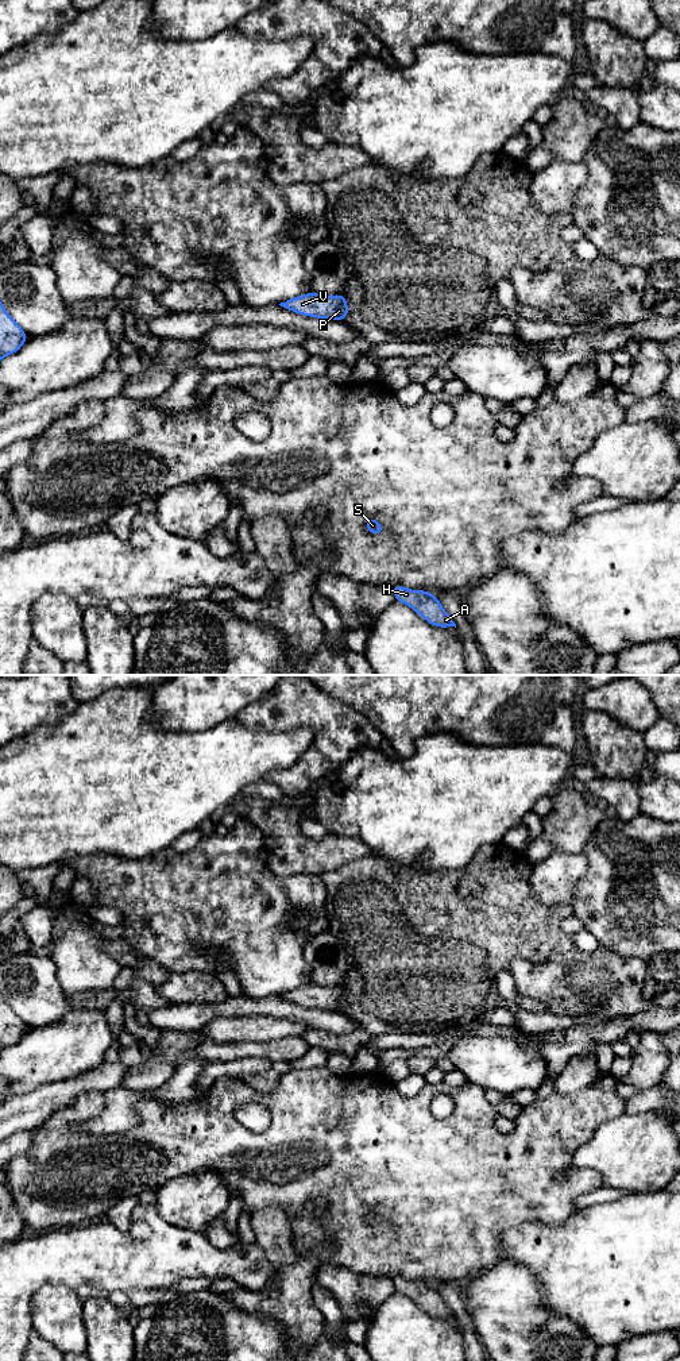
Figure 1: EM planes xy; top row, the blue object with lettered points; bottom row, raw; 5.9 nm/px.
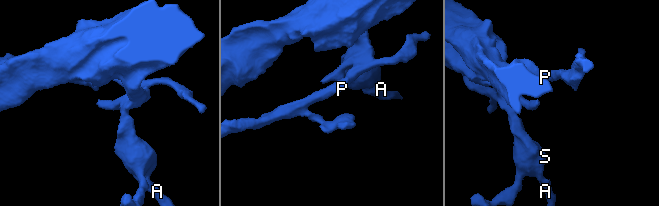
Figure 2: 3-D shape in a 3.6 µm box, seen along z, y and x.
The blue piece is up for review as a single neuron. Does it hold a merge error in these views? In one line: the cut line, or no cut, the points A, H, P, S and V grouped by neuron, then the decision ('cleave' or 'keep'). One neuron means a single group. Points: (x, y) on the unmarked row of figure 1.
no cut | A H P S V | keep

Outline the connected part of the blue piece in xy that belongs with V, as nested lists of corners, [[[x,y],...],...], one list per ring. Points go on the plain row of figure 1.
[[[306,984],[281,994],[279,996],[302,1007],[317,1010],[345,1011],[348,1006],[348,995],[343,986],[322,987]]]

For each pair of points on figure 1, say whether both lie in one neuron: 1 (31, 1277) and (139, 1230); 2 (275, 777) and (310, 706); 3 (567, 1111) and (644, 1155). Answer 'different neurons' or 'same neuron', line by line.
1: different neurons
2: same neuron
3: different neurons

